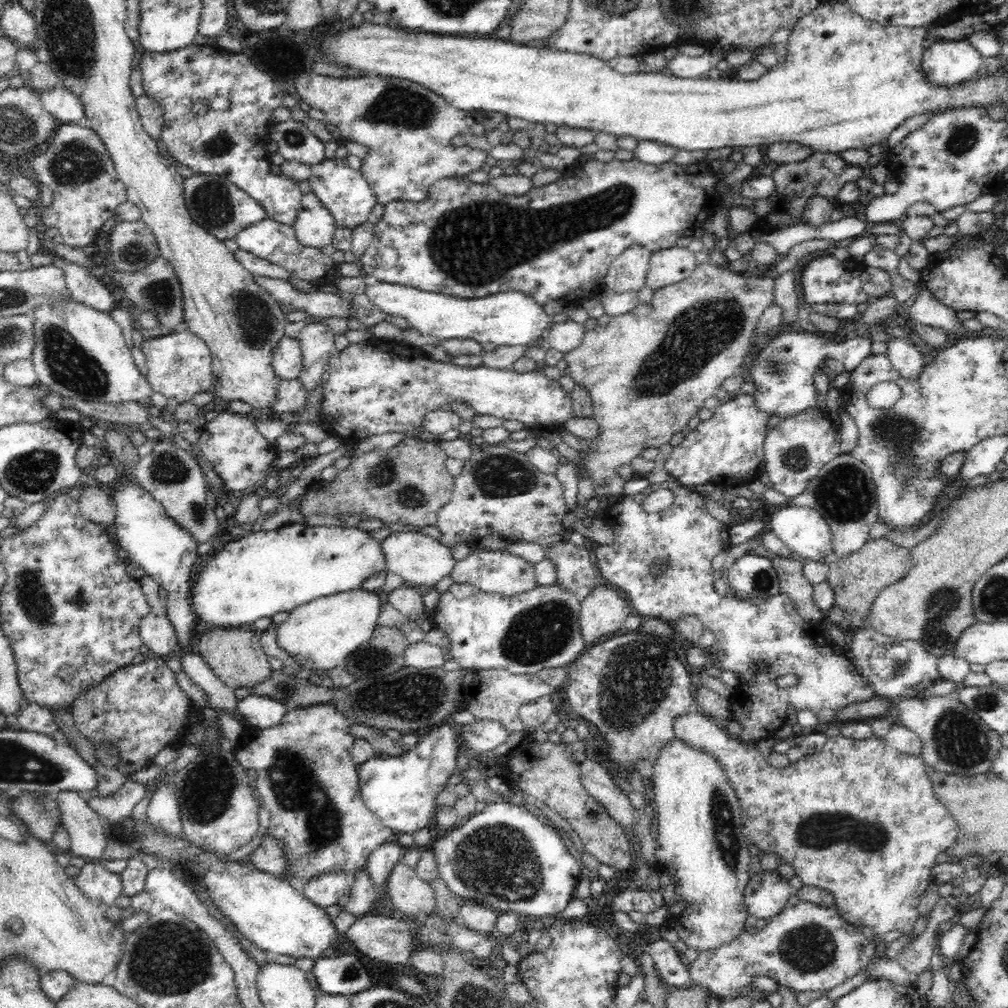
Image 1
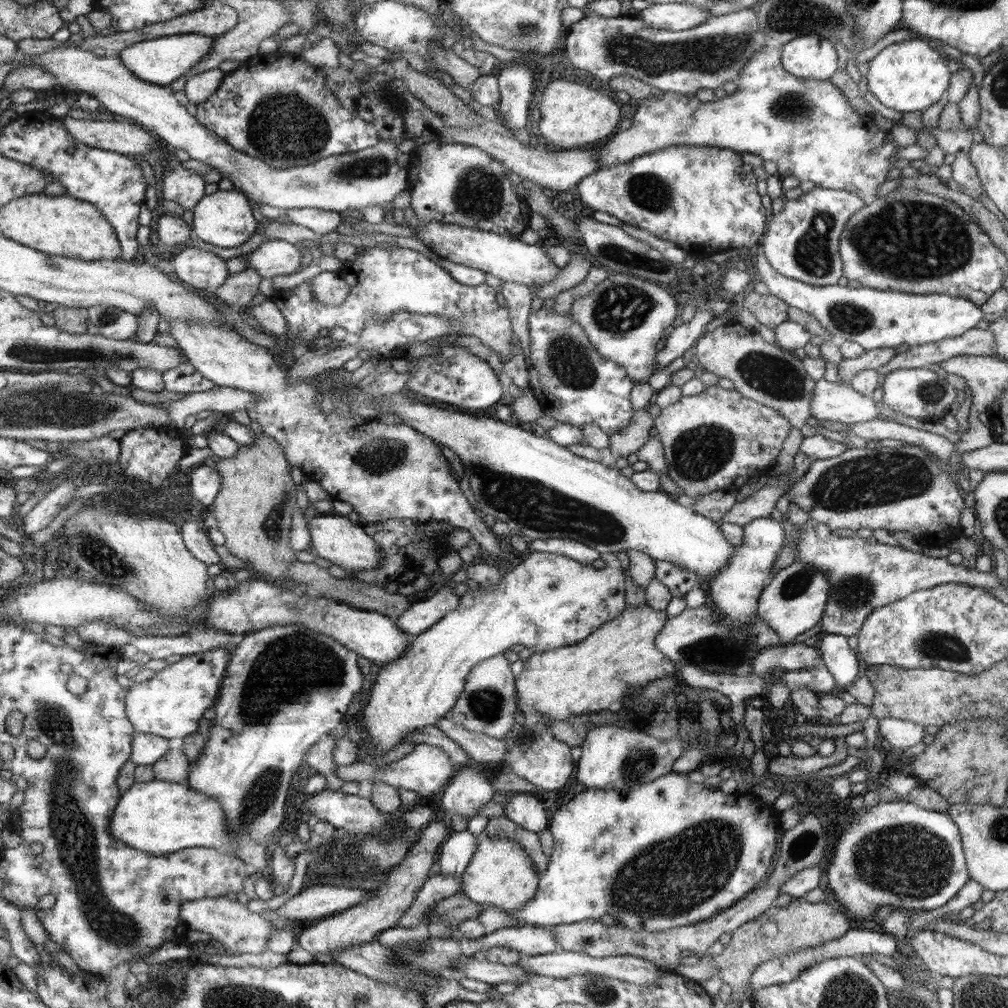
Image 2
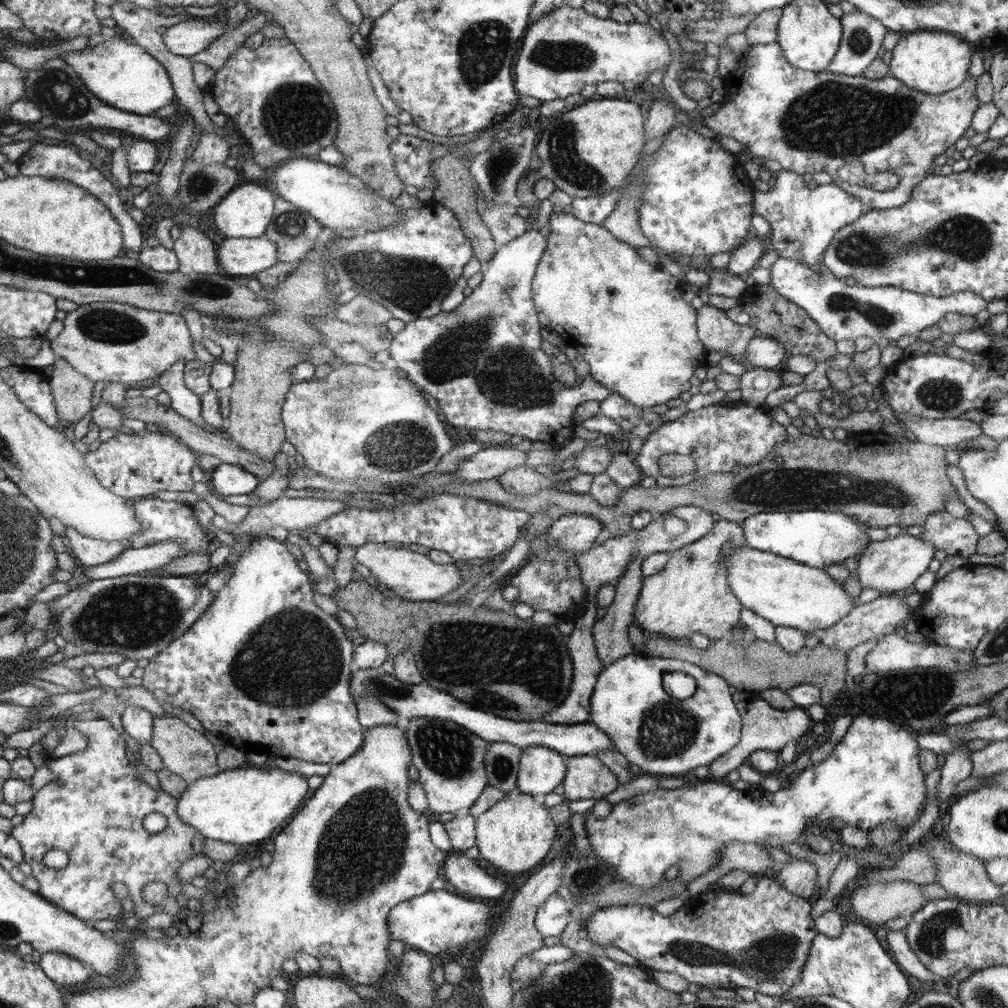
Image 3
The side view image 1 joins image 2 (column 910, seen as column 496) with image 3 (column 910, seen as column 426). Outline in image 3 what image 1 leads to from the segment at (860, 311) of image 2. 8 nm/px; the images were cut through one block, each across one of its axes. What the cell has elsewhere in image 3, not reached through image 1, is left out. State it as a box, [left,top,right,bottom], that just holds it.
[769,256,988,341]

